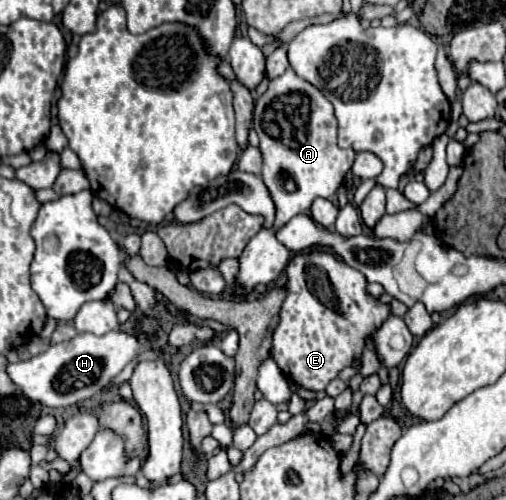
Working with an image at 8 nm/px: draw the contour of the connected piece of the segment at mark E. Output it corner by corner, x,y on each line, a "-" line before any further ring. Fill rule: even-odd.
326,250
296,253
286,273
286,297
280,307
280,321
272,331
272,359
292,383
318,393
342,369
352,367
362,357
368,339
374,343
380,325
392,315
390,305
368,295
364,275

